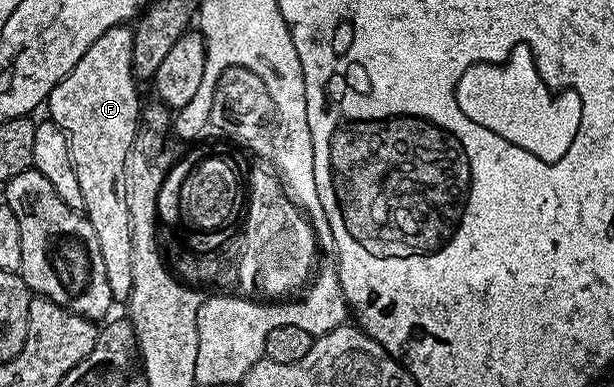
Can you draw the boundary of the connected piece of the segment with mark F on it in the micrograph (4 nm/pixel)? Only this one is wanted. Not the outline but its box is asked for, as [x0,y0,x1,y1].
[45,23,141,303]

